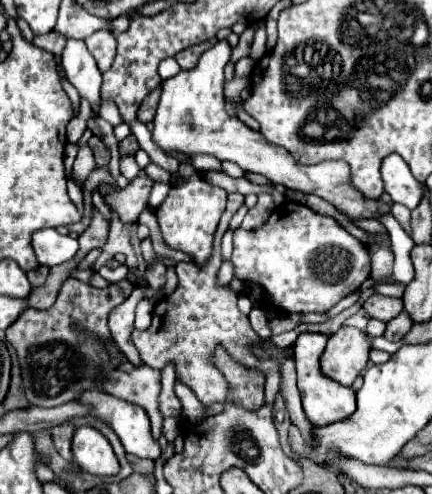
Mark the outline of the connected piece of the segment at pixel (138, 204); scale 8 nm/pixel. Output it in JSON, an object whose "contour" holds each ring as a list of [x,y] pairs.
{"contour":[[[144,169],[134,177],[126,189],[106,191],[104,201],[110,205],[110,209],[118,215],[122,223],[134,223],[142,209],[148,207],[148,195],[154,181],[144,173]]]}

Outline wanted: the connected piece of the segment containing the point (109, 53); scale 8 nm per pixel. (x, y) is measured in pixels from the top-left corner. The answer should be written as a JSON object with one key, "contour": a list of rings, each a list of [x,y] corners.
{"contour":[[[98,31],[94,35],[90,35],[86,41],[86,47],[88,51],[94,55],[100,71],[108,71],[112,61],[114,61],[114,55],[116,55],[116,39],[114,35],[110,35],[108,31]]]}

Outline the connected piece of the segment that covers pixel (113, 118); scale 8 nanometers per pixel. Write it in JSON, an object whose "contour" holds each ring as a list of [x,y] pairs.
{"contour":[[[102,100],[100,105],[99,117],[109,122],[113,127],[122,123],[120,115],[118,115],[118,107],[111,100]]]}

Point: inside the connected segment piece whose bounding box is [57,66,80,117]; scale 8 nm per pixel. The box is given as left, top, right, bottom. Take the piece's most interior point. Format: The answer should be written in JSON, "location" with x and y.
{"location":[71,91]}

